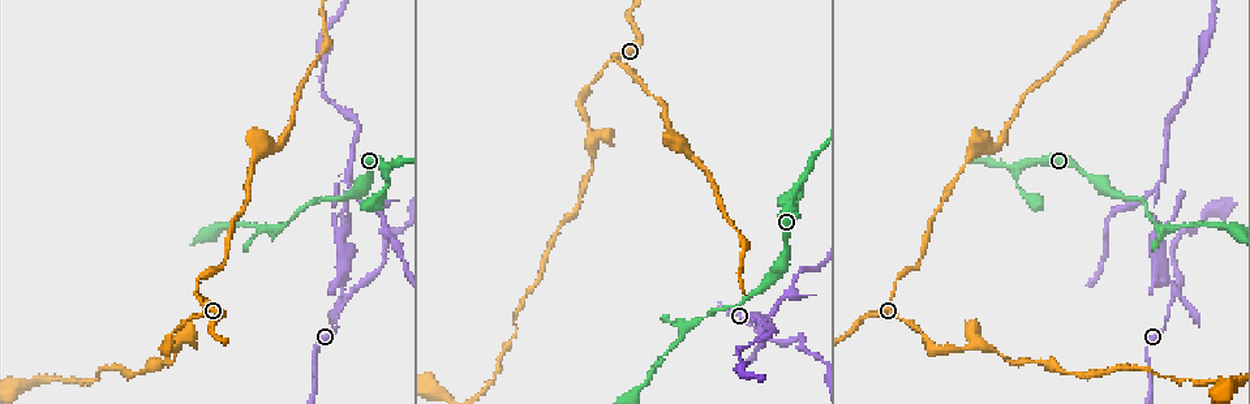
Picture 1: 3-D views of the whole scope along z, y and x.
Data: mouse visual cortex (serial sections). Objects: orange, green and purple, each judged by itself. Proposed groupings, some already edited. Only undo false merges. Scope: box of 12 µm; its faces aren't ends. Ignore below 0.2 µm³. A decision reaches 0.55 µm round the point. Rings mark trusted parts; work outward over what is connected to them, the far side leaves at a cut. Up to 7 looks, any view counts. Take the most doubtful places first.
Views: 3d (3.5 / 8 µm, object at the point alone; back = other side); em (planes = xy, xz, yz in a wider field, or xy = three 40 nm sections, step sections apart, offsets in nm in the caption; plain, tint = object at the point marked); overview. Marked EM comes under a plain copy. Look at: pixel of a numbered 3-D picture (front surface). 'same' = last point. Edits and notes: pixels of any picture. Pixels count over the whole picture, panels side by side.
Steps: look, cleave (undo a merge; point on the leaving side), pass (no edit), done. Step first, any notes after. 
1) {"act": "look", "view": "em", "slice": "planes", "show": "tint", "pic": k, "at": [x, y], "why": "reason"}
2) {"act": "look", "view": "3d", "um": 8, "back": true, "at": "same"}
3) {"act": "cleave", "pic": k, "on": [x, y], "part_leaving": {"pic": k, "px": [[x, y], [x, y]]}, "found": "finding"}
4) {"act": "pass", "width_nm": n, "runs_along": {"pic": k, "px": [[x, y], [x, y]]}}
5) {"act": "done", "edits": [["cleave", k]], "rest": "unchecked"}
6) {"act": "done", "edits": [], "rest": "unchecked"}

{"act": "look", "view": "3d", "um": 8, "pic": 1, "at": [1169, 302], "why": "sharp bend"}

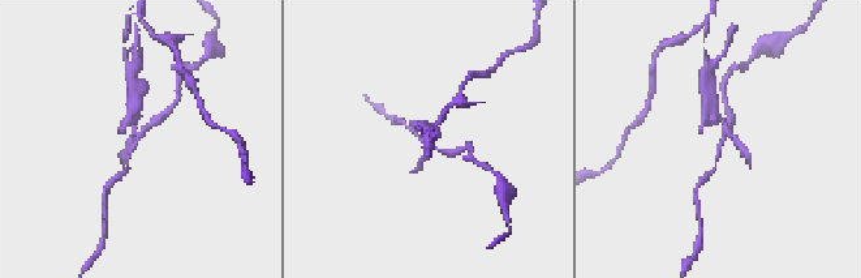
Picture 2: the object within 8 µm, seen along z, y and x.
{"act": "look", "view": "3d", "um": 3.5, "pic": 2, "at": [723, 138]}

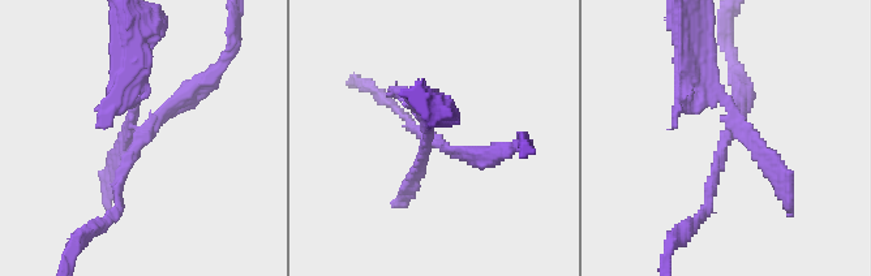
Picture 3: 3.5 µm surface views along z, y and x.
{"act": "look", "view": "em", "slice": "xy", "step": 3, "show": "tint", "pic": 3, "at": [724, 142]}

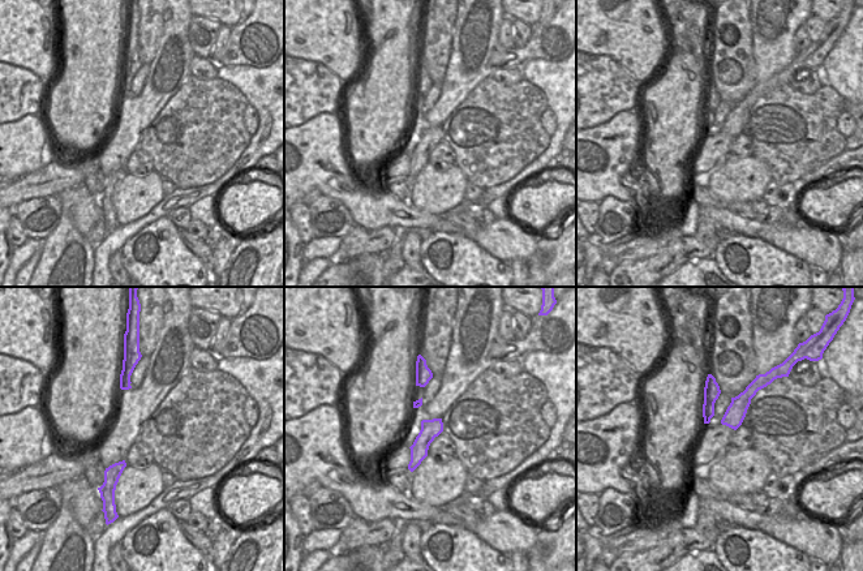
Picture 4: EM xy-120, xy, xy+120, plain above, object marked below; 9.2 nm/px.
{"act": "cleave", "pic": 3, "on": [713, 82], "part_leaving": {"pic": 3, "px": [[729, 129], [686, 30]]}, "found": "a second cell is stuck on"}

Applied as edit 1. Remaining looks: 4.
{"act": "look", "view": "overview", "why": "redraw"}

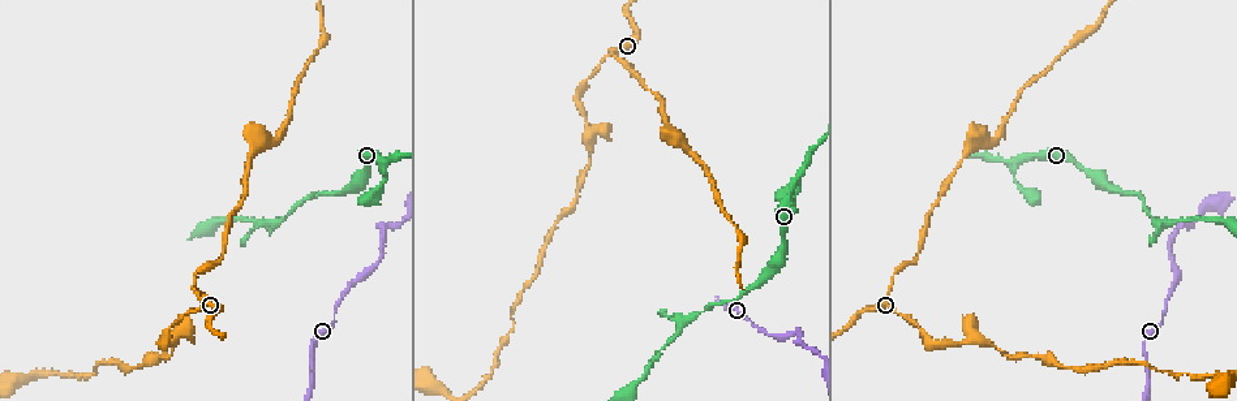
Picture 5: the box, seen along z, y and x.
{"act": "look", "view": "3d", "um": 3.5, "back": true, "pic": 5, "at": [1011, 161], "why": "abrupt turn"}

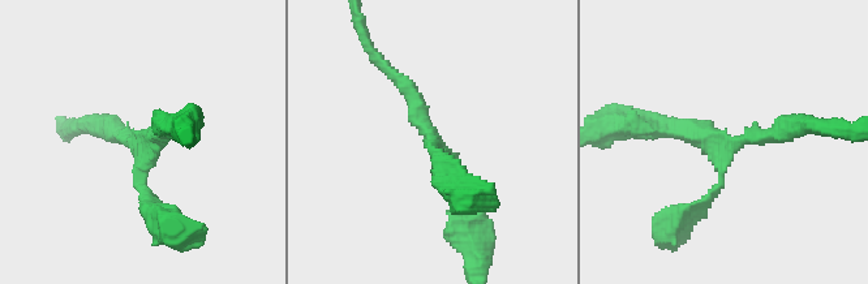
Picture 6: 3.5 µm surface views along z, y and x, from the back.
{"act": "look", "view": "em", "slice": "planes", "show": "tint", "pic": 6, "at": [144, 143], "why": "shape alone is not enough"}

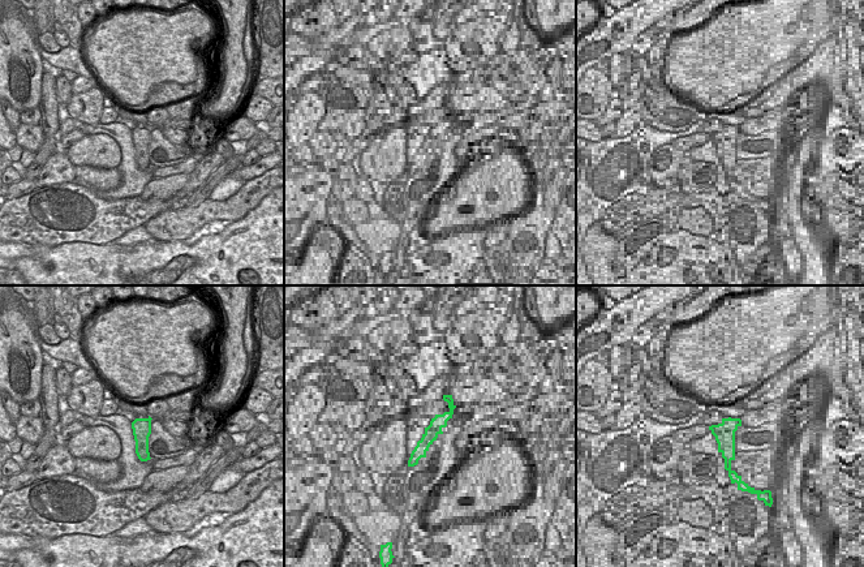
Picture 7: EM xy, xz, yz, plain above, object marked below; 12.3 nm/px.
{"act": "pass", "width_nm": 220, "runs_along": {"pic": 6, "px": [[648, 124], [722, 141], [718, 185], [692, 212]]}, "found": "one cell here"}

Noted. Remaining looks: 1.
{"act": "done", "edits": [["cleave", 3]], "rest": "unchecked"}

